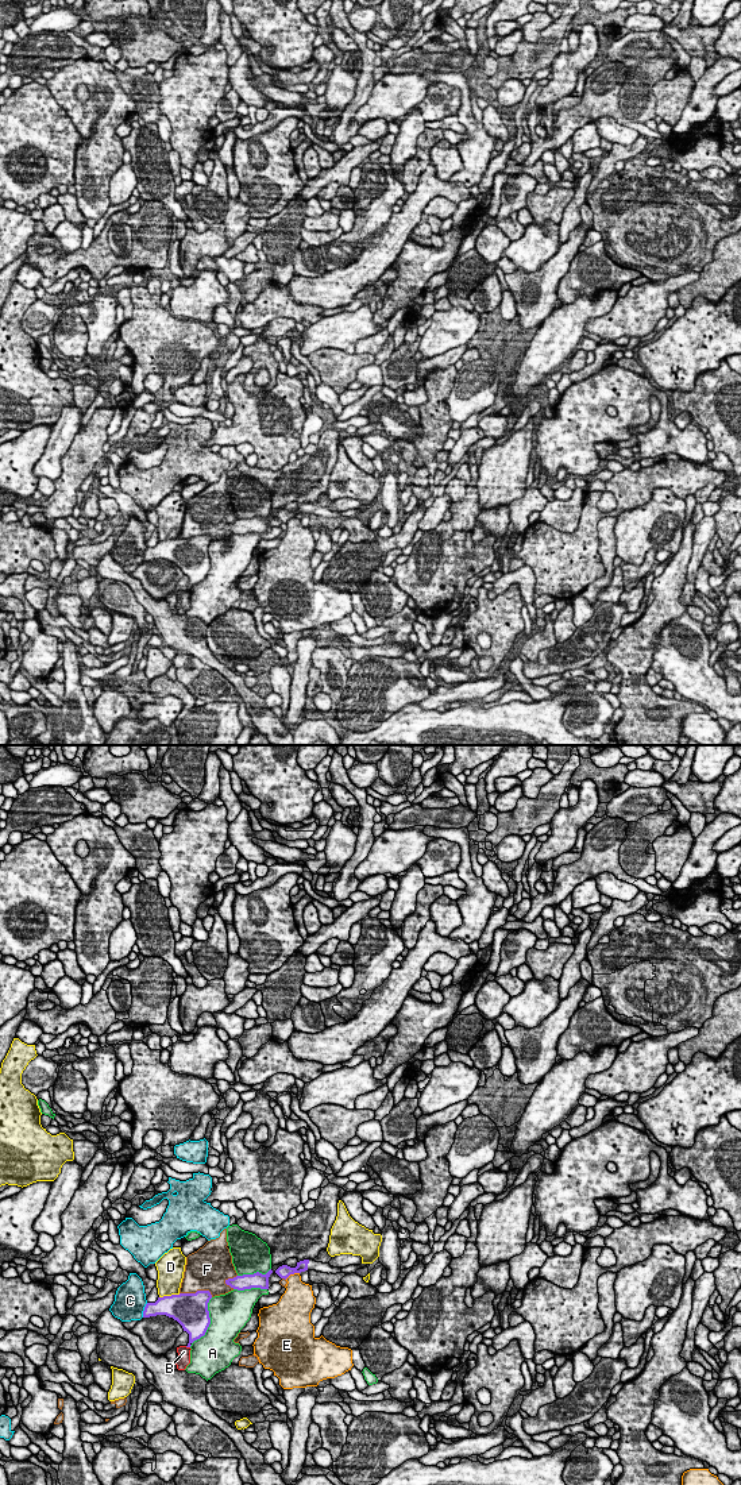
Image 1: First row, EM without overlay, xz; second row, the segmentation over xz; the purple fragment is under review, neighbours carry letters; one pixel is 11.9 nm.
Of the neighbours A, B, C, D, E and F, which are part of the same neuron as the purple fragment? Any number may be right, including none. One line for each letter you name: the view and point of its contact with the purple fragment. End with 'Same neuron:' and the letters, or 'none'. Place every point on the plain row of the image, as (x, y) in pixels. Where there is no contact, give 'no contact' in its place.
Same neuron: none

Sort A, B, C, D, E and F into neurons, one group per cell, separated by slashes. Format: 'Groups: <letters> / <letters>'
Groups: A / B / C / D / E / F

